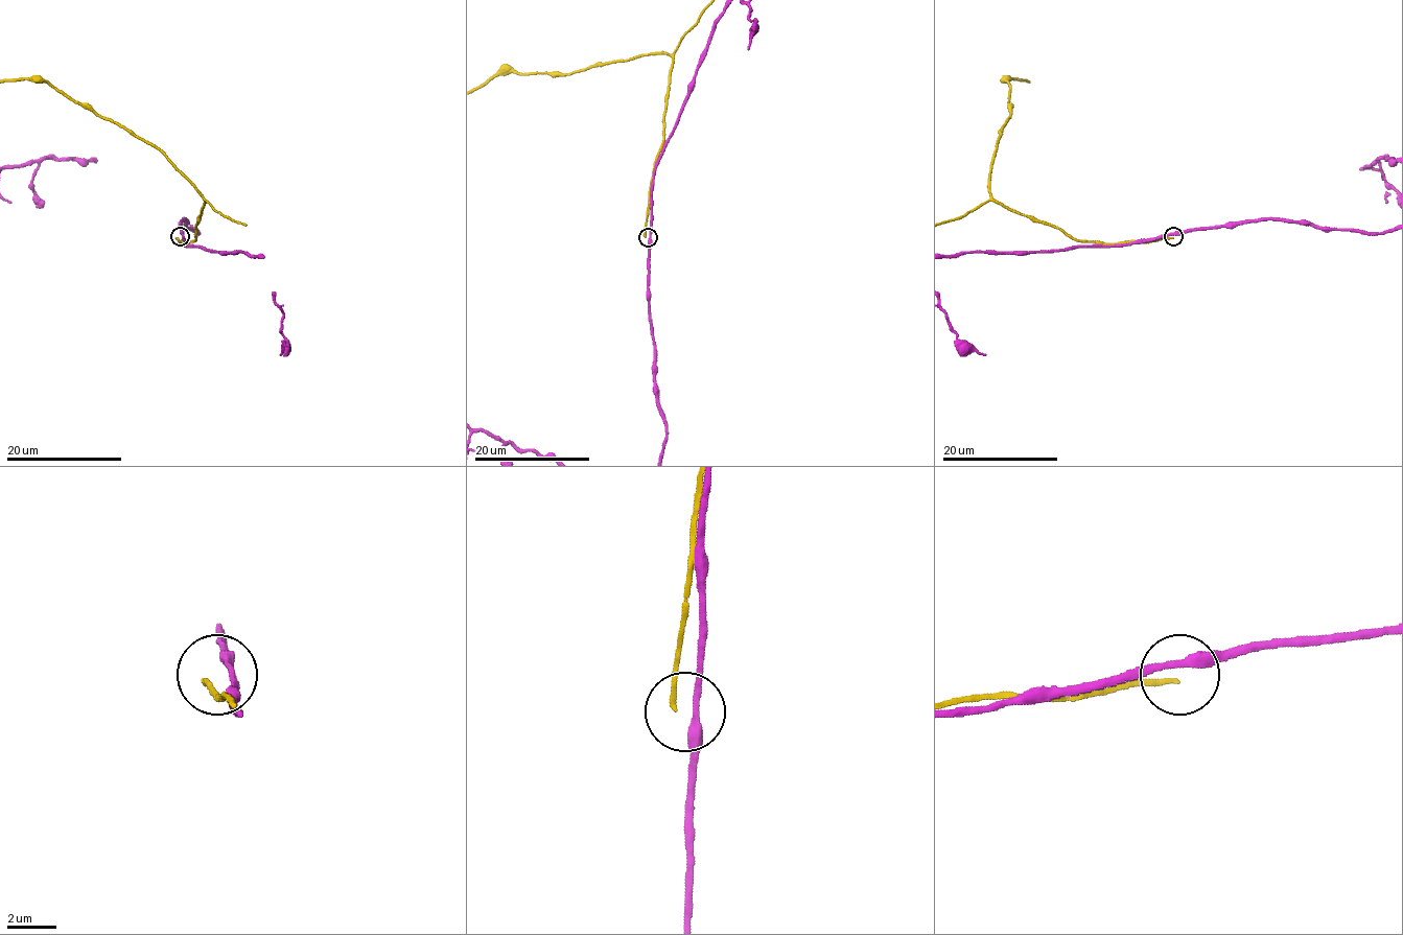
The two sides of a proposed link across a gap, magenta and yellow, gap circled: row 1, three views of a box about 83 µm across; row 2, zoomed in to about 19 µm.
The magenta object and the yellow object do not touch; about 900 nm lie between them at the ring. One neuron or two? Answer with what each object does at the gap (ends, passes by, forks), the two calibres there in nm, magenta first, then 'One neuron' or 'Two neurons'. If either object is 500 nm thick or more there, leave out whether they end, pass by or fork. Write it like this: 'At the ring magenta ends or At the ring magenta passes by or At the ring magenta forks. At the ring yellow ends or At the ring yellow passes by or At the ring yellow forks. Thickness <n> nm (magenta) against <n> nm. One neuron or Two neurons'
At the ring magenta passes by. At the ring yellow ends. Thickness 320 nm (magenta) against 190 nm. Two neurons

